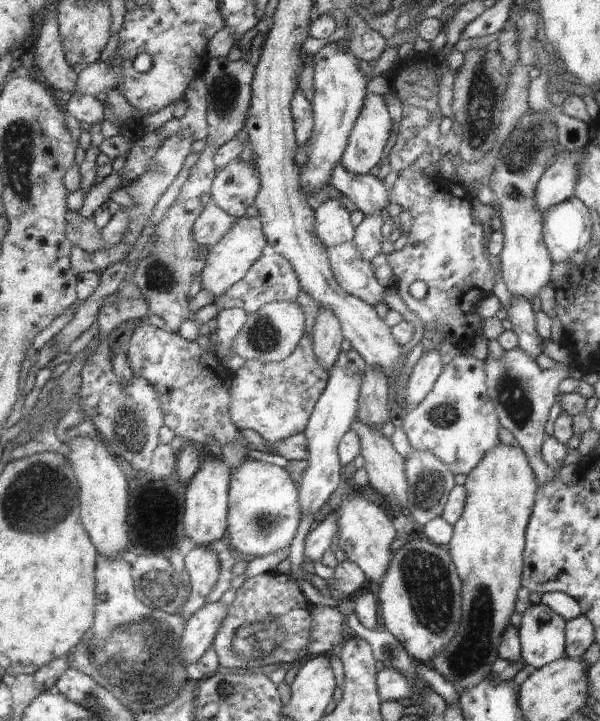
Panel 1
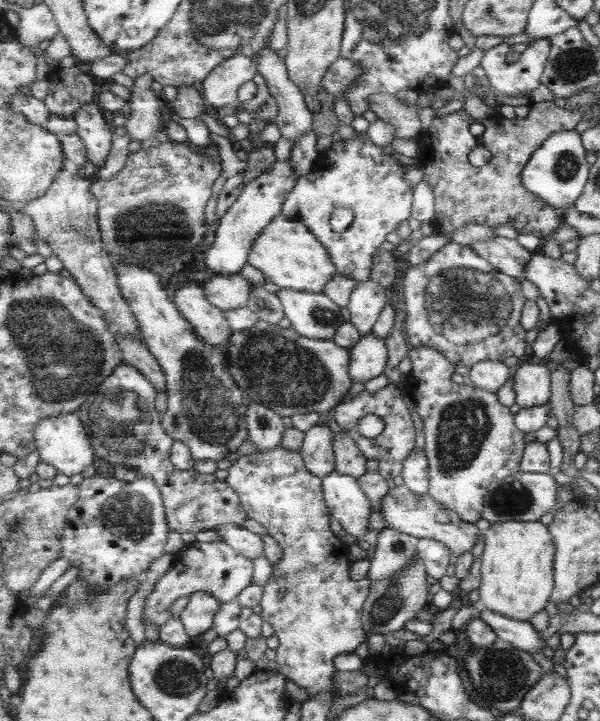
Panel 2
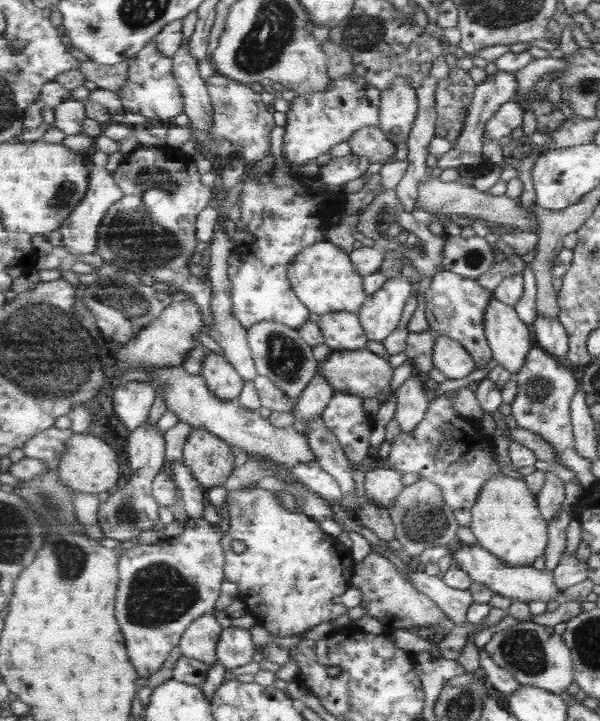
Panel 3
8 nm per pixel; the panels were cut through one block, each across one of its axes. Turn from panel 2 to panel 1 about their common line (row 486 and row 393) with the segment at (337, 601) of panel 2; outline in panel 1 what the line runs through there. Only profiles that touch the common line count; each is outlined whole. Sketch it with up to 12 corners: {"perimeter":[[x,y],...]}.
{"perimeter":[[307,334],[284,361],[233,373],[239,428],[305,432],[330,380]]}

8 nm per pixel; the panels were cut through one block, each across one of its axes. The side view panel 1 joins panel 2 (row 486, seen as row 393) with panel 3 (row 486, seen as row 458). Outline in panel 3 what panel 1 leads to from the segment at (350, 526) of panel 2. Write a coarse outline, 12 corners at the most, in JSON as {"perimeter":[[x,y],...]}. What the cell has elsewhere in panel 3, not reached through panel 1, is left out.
{"perimeter":[[317,460],[291,469],[300,482],[328,501],[344,497],[339,481]]}

